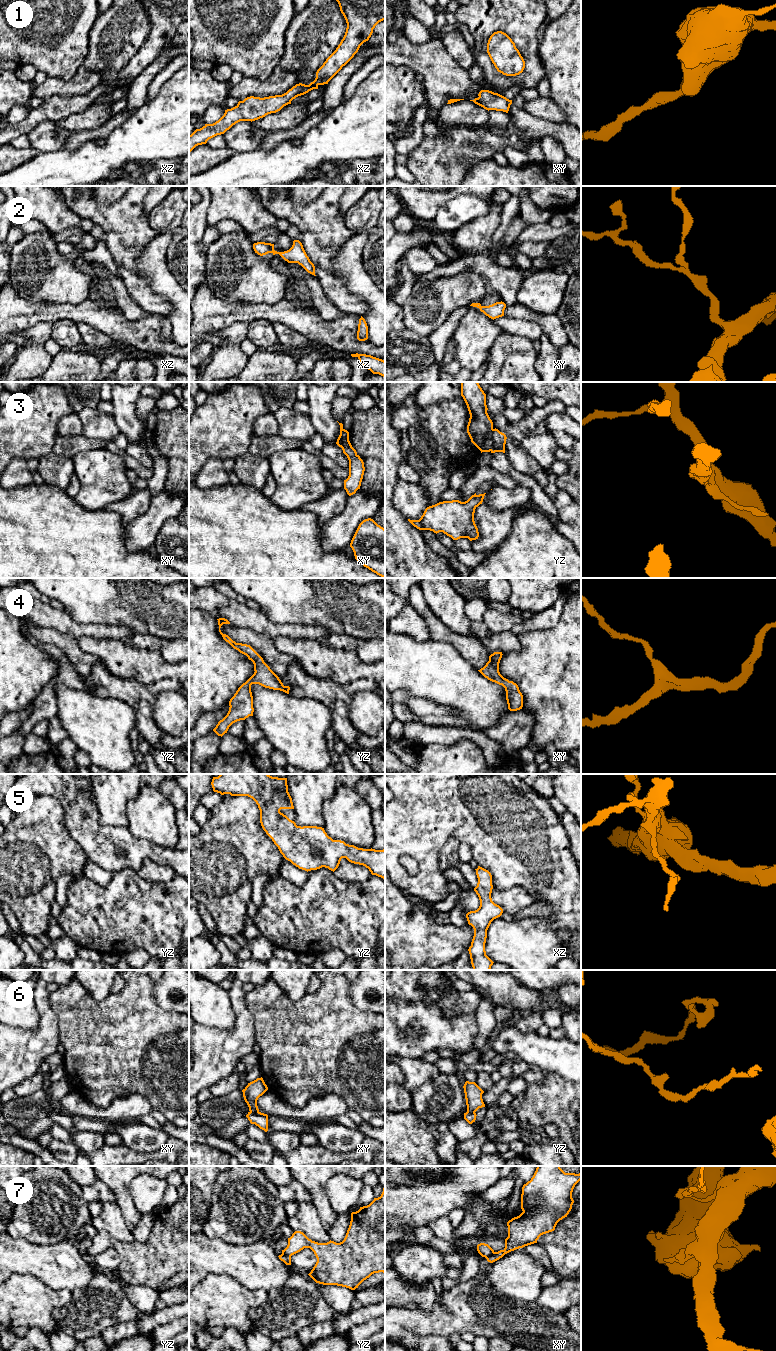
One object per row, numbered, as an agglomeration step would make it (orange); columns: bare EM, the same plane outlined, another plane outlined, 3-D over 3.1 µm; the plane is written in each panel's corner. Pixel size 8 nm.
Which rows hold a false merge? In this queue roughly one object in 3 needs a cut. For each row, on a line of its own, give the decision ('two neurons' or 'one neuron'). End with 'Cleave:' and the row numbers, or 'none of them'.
1: one neuron
2: one neuron
3: two neurons
4: one neuron
5: one neuron
6: two neurons
7: two neurons
Cleave: 3, 6, 7

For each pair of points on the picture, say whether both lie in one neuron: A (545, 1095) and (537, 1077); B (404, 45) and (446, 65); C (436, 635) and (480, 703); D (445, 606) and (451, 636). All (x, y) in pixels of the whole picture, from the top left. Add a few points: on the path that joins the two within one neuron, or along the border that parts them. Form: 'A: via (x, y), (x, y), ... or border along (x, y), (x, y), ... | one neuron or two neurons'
A: border along (546, 1073), (540, 1082), (529, 1083) | two neurons
B: via (414, 55), (430, 59), (436, 65) | one neuron
C: border along (429, 638), (447, 641), (459, 653) | two neurons
D: border along (433, 613), (448, 628), (461, 634), (470, 635) | two neurons

